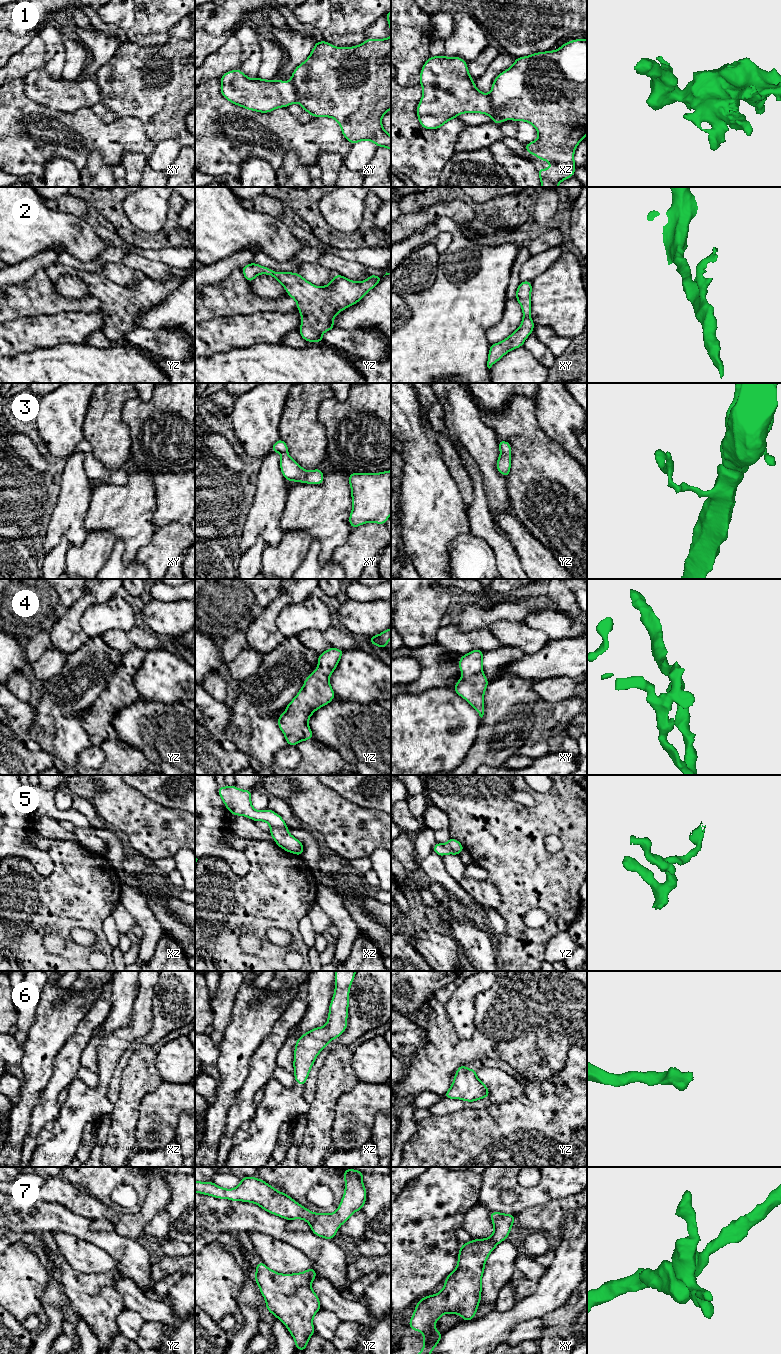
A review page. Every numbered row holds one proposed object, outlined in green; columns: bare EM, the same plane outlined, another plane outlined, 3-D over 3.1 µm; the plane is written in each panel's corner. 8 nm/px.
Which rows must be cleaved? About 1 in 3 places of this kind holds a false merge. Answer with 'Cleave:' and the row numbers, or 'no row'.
Cleave: 1

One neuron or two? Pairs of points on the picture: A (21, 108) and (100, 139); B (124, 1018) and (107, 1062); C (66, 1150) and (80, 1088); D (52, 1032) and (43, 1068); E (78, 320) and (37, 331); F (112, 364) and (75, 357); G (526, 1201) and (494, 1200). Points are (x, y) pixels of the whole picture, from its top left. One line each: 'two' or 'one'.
A: one
B: two
C: one
D: one
E: one
F: one
G: one

